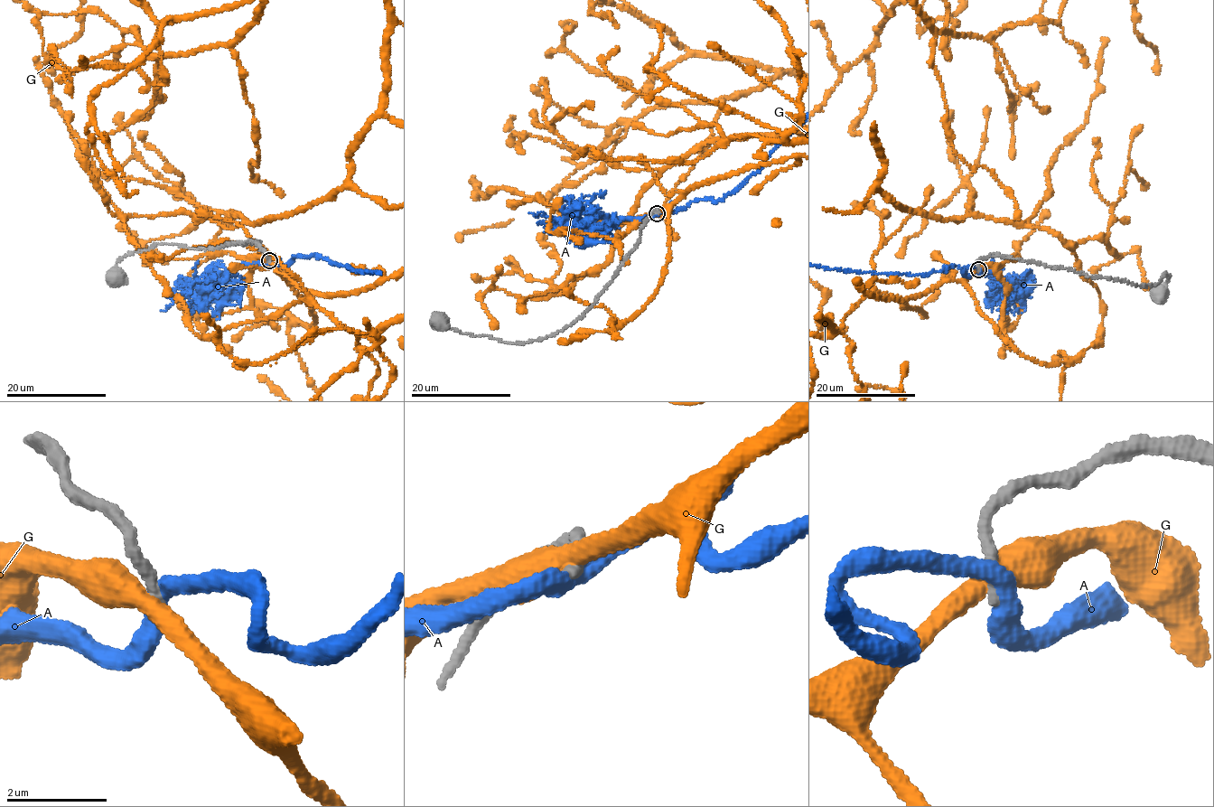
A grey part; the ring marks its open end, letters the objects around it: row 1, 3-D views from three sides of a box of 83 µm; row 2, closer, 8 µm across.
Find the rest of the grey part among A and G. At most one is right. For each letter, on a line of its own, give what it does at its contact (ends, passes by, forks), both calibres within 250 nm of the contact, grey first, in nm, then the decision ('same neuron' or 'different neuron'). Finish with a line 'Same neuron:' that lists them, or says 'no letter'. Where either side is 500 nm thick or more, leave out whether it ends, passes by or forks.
A: it passes by; calibres 240 and 400 nm; same neuron
G: it passes by; calibres 240 and 440 nm; different neuron
Same neuron: A

